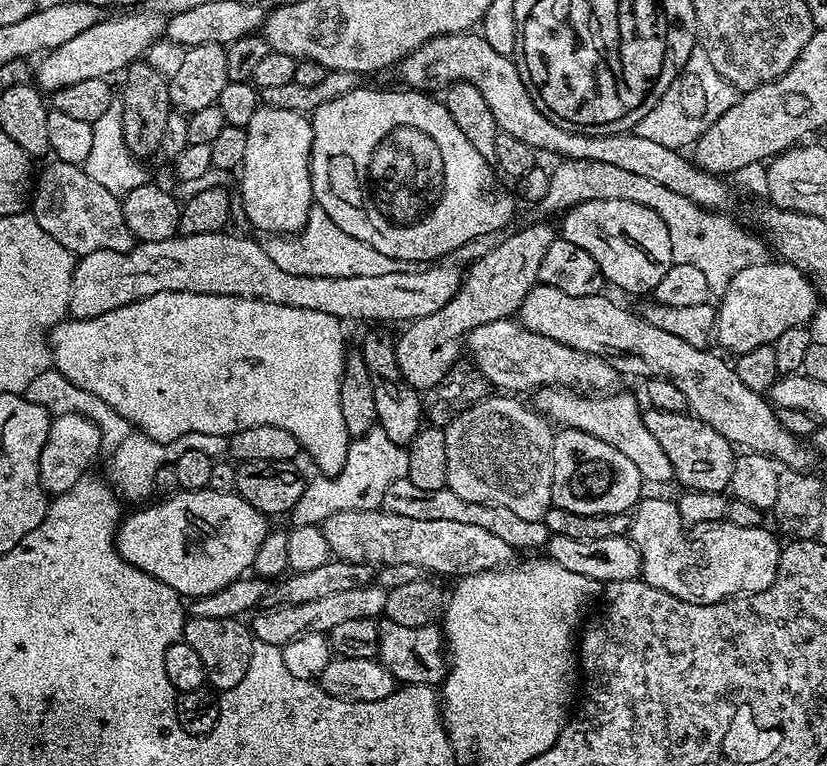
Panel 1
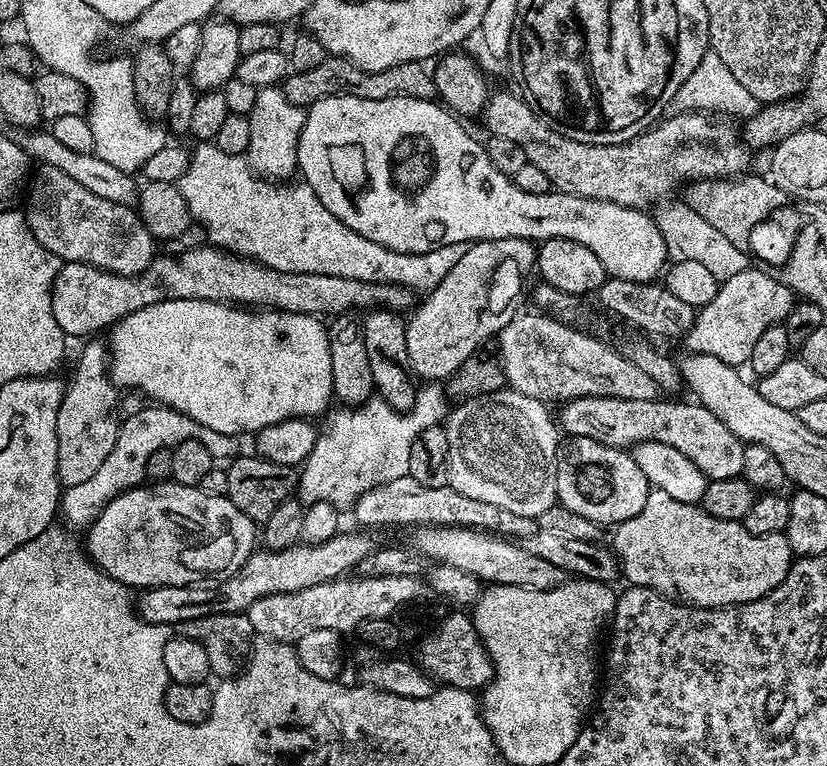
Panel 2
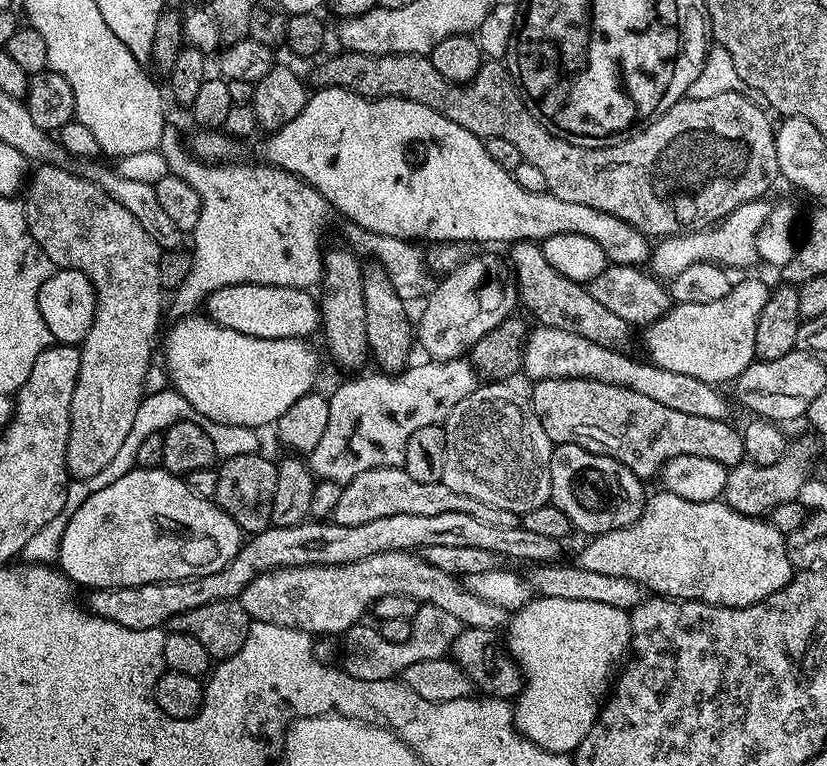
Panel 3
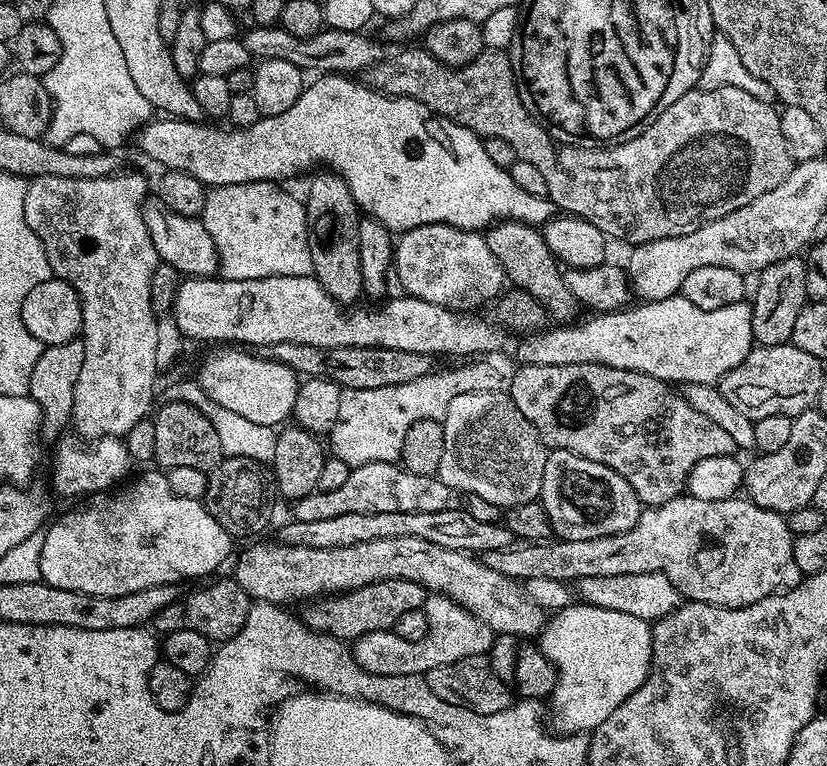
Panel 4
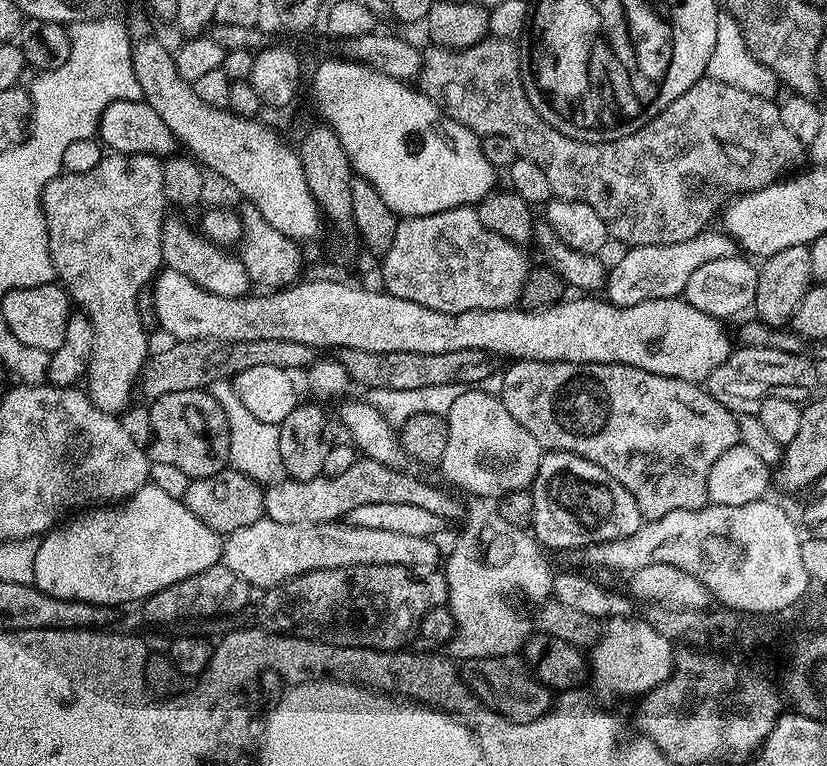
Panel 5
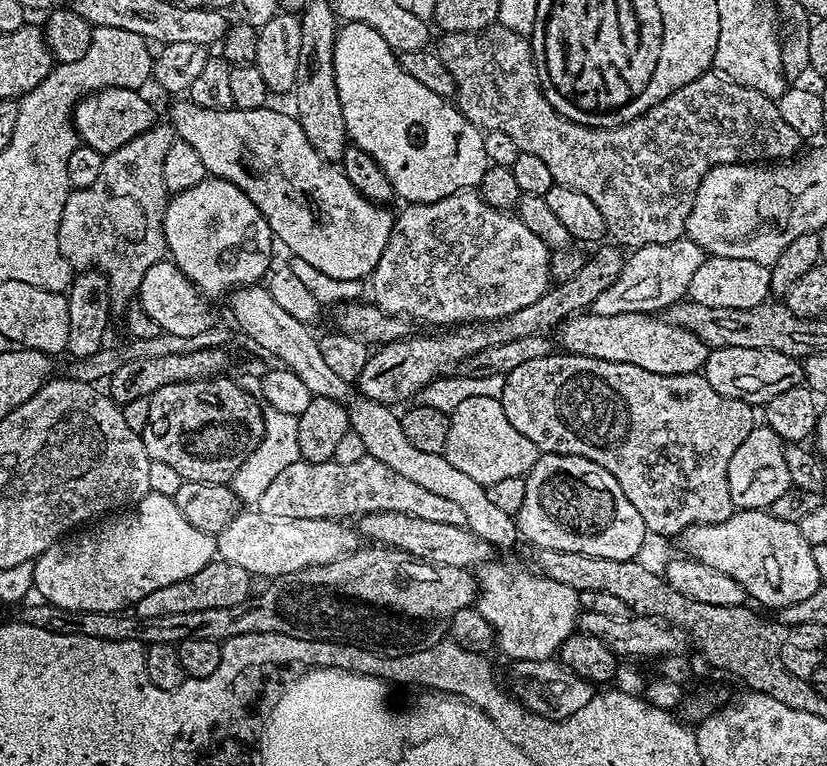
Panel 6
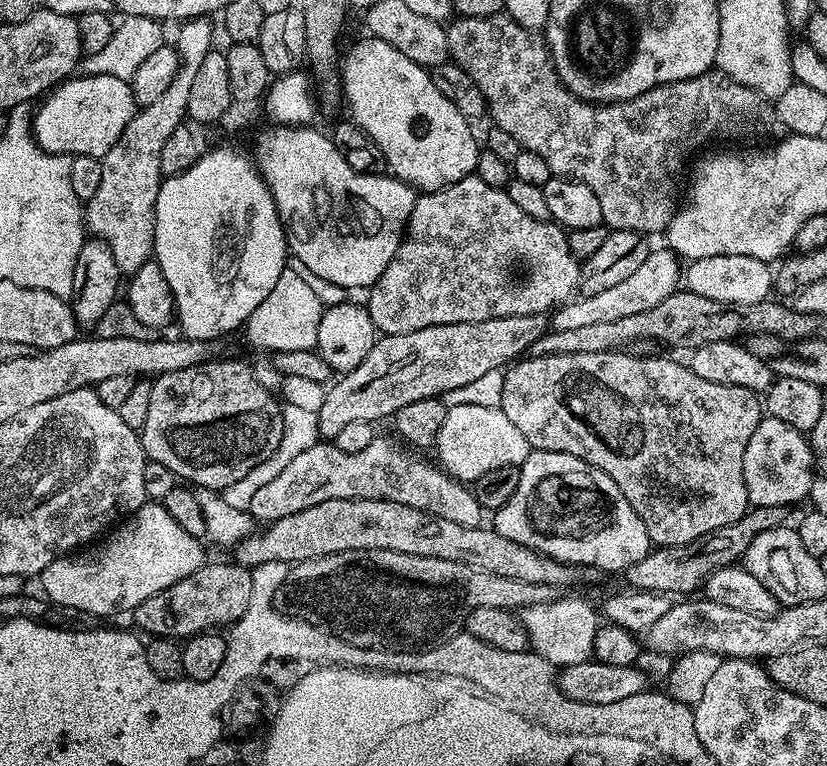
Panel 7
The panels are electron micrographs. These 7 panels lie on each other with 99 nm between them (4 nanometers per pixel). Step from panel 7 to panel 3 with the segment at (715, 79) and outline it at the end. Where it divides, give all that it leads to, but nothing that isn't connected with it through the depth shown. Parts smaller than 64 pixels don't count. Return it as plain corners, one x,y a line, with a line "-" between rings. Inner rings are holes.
340,50
337,53
337,56
322,61
313,70
312,80
316,83
317,89
341,88
364,96
367,100
418,102
442,114
442,118
458,122
462,130
470,130
470,134
480,137
483,141
490,138
513,138
516,132
532,132
528,136
528,145
524,142
518,143
518,154
522,154
522,158
530,162
530,166
538,166
538,170
542,170
548,191
553,196
563,198
565,202
594,206
594,210
602,210
606,214
612,214
614,218
622,218
622,222
634,226
649,238
675,236
685,230
695,229
705,222
719,222
747,200
767,197
772,183
781,179
776,149
776,128
768,121
769,113
754,106
750,98
742,98
742,94
731,92
714,94
714,98
682,99
674,106
670,106
670,110
666,110
662,118
646,126
644,132
639,132
622,145
587,148
574,146
574,142
566,142
550,134
550,130
542,126
540,120
534,118
534,114
530,114
511,71
501,61
485,59
484,65
480,67
473,80
465,84
455,84
442,78
442,74
434,70
427,55
371,56
347,50

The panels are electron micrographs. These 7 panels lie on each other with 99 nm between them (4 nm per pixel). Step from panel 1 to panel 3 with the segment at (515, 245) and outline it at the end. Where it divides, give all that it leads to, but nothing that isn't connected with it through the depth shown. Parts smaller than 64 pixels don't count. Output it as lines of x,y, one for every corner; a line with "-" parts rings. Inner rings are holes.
472,256
456,265
444,280
433,287
431,294
423,301
424,313
418,320
418,344
424,347
425,357
433,360
459,360
465,354
471,353
473,346
482,338
482,334
490,334
494,326
507,320
518,308
516,282
509,265
496,256

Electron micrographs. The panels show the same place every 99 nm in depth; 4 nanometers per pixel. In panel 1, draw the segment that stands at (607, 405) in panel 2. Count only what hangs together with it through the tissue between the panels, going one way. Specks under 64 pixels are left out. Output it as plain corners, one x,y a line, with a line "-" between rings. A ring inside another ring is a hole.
649,407
642,417
646,430
650,430
650,434
658,438
658,446
666,450
666,458
670,458
675,479
680,479
685,489
694,492
724,492
728,488
738,452
731,442
718,434
718,430
714,430
714,426
688,412
667,412
654,407

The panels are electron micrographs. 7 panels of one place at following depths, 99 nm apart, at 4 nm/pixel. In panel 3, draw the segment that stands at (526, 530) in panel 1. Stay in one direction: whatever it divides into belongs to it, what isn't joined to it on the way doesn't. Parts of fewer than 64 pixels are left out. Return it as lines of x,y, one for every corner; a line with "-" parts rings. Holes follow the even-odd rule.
403,466
398,468
375,468
366,470
366,474
358,474
358,478
348,481
342,487
342,498
338,498
338,506
334,506
330,520
338,526
362,526
362,522
374,522
374,518
387,518
390,514
470,514
470,518
478,518
478,522
490,522
490,526
521,527
522,520
517,513
510,510
498,510
498,506
490,506
486,502
478,502
478,498
470,498
470,494
458,494
458,490
450,490
450,486
434,482
414,482
410,474
406,474

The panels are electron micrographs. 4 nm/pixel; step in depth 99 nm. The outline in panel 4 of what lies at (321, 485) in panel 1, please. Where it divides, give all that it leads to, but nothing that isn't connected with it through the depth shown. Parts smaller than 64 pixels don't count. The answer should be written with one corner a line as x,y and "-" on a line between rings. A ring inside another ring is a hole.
476,358
471,362
460,362
457,368
444,368
441,372
440,369
433,370
422,378
414,378
414,382
402,382
400,386
378,386
378,390
343,389
338,422
334,422
330,433
331,455
349,464
352,469
370,462
396,464
402,454
406,430
410,430
414,422
443,421
450,402
454,402
458,394
478,390
498,392
505,387
506,376
490,361
488,358

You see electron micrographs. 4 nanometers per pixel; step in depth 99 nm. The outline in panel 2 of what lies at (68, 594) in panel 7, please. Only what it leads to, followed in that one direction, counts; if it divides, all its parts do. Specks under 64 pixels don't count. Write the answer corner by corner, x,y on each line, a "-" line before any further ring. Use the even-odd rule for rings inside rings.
152,482
147,486
132,488
114,497
101,511
100,517
90,525
86,535
86,551
93,564
97,564
110,578
128,585
133,590
147,590
149,588
161,588
162,586
197,586
203,580
216,580
212,582
223,582
228,580
235,572
242,570
242,566
252,557
253,552
258,548
258,524
257,521
250,519
234,502
230,502
227,496
211,496
202,494
200,487
191,488
185,484
175,482

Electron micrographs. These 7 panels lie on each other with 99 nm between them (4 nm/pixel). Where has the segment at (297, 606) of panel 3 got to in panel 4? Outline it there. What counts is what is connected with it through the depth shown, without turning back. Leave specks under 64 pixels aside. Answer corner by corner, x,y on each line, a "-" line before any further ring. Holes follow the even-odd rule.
380,538
371,542
355,543
353,546
304,547
296,544
266,544
260,542
246,549
236,562
234,578
246,590
253,601
269,601
271,604
292,606
294,602
305,603
311,599
319,599
326,595
352,591
374,581
392,580
394,577
418,582
425,590
432,594
449,596
458,602
466,611
474,614
486,626
492,628
493,633
502,636
522,636
525,638
539,637
546,627
546,613
528,597
521,581
506,578
506,574
498,574
498,570
490,570
483,559
475,555
450,550
446,546
434,546
434,542
425,542
422,538

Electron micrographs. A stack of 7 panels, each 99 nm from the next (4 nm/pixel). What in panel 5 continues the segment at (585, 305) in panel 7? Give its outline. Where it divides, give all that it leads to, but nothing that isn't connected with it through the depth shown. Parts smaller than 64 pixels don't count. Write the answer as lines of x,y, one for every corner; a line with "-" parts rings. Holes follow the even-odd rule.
705,230
694,238
686,238
686,242
673,244
655,244
654,246
632,246
615,265
608,269
606,281
606,298
614,306
638,306
638,302
683,297
686,282
694,275
698,266
706,266
706,262
714,262
718,258
730,258
737,255
738,245
731,236
723,231

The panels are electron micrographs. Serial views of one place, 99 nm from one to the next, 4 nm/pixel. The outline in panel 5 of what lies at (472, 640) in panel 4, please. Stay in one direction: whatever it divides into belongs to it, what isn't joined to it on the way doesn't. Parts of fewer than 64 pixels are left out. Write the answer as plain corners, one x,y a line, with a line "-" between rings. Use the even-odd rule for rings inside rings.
472,498
469,501
466,504
468,532
462,533
457,538
456,545
452,548
452,557
449,558
448,565
443,565
442,568
448,583
446,607
452,611
452,617
456,623
456,635
448,641
446,652
456,662
491,656
515,656
533,635
534,624
531,619
524,620
523,614
516,612
515,606
508,599
517,592
528,600
547,601
552,596
554,568
548,565
544,558
545,549
528,528
519,528
513,526
511,522
506,522
506,518
502,518
499,507
487,499

